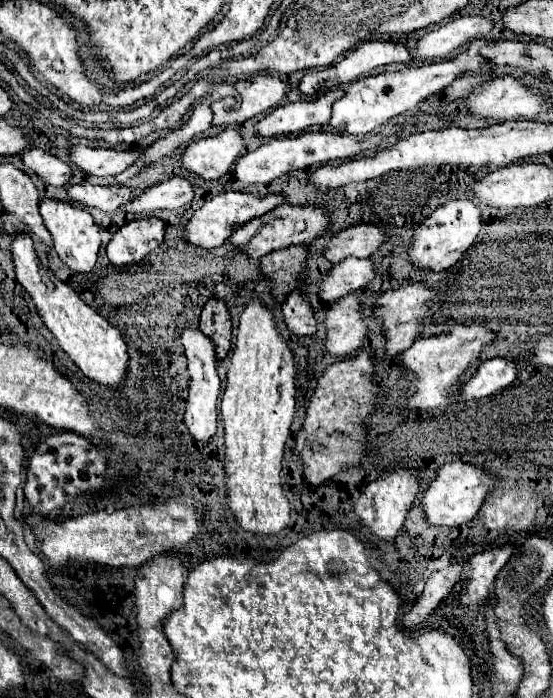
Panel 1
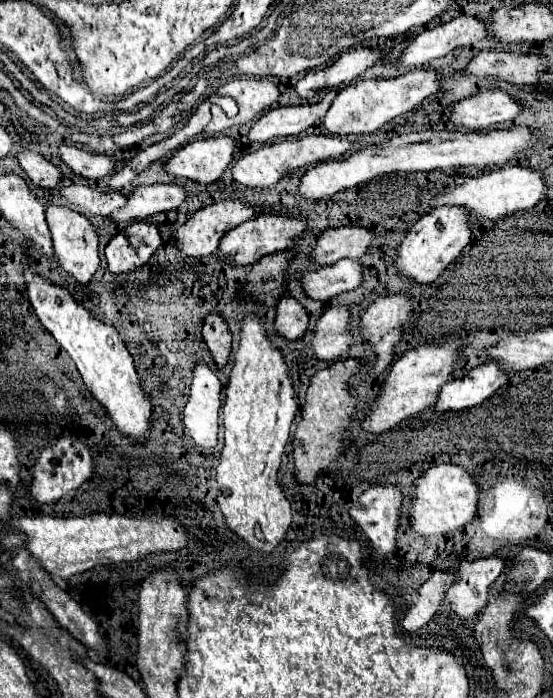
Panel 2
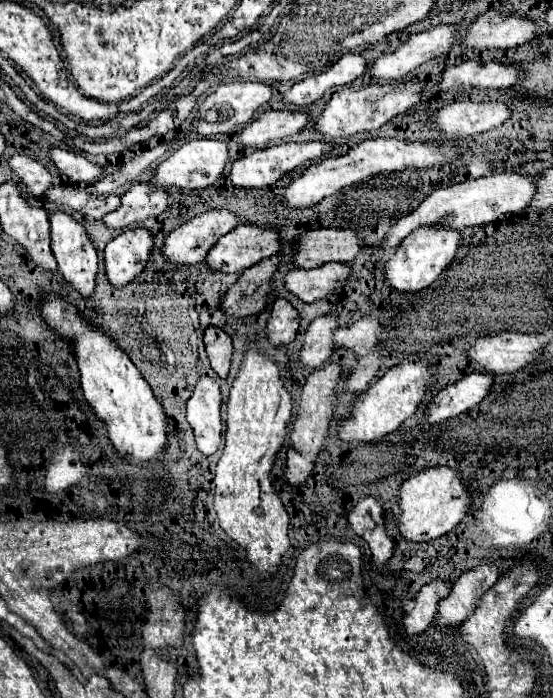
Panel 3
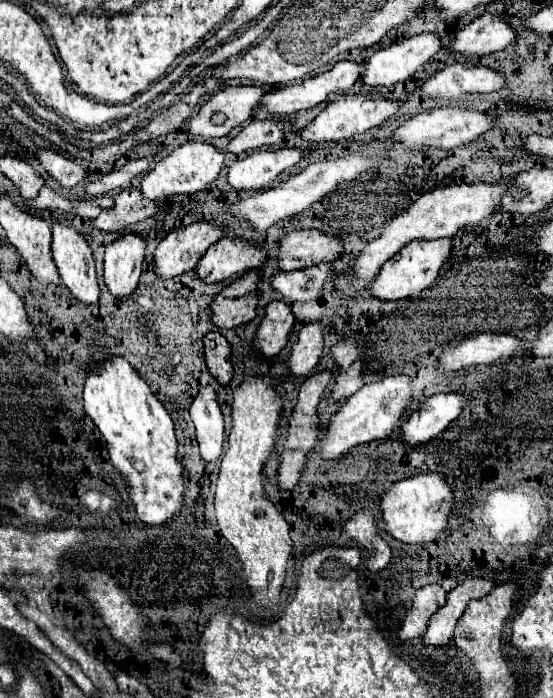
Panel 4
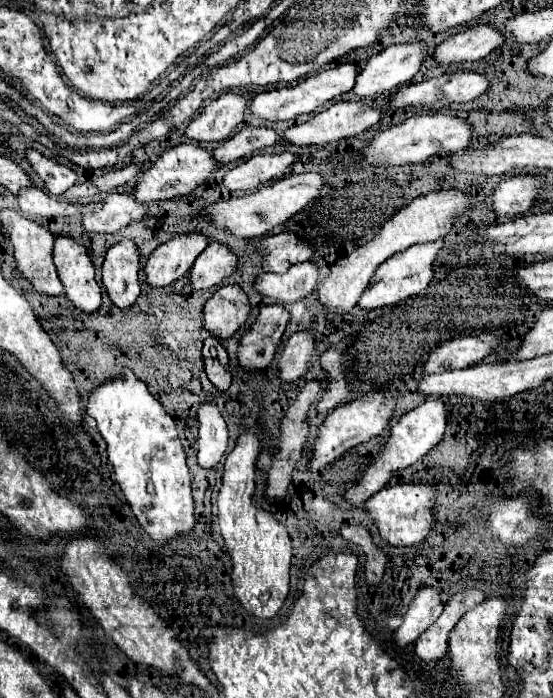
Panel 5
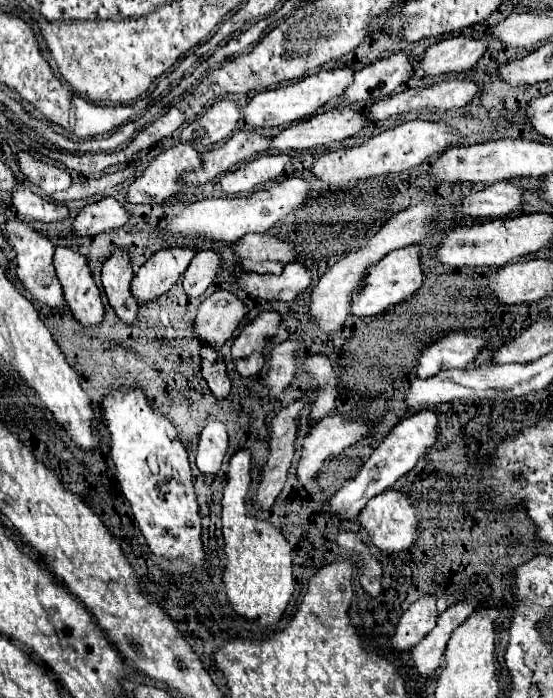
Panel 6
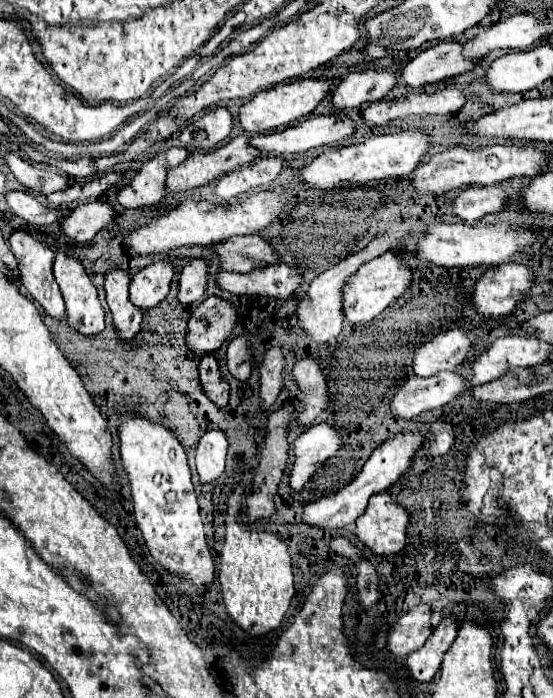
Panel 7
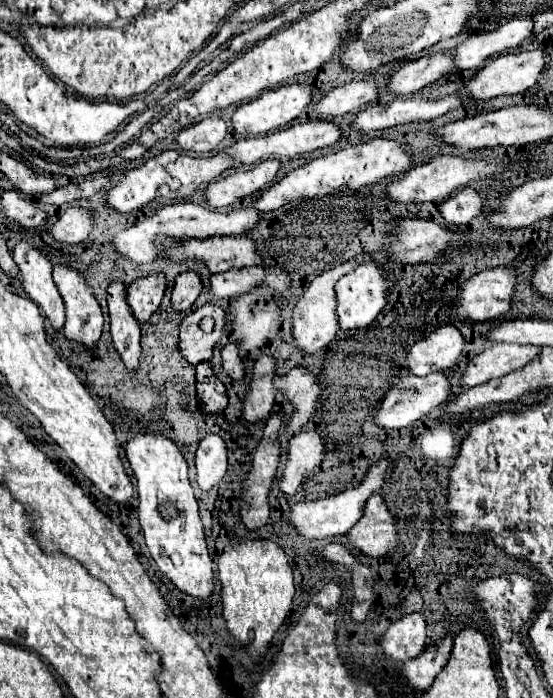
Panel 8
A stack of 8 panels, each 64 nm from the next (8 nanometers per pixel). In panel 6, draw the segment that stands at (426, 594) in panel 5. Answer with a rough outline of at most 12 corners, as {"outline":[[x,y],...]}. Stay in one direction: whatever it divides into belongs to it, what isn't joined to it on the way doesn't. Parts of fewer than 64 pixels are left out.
{"outline":[[420,598],[398,620],[392,648],[412,650],[436,626],[436,600]]}

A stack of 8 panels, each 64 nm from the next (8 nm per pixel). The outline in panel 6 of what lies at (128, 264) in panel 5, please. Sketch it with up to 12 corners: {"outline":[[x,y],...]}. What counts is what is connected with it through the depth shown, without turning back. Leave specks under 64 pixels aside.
{"outline":[[116,250],[102,268],[102,284],[116,316],[134,324],[138,302],[126,250]]}

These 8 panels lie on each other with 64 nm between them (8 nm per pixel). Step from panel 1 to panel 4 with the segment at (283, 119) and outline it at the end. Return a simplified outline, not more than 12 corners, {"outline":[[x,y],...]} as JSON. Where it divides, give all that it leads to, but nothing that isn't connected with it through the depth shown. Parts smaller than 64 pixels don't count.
{"outline":[[252,120],[226,152],[242,154],[282,140],[280,120]]}

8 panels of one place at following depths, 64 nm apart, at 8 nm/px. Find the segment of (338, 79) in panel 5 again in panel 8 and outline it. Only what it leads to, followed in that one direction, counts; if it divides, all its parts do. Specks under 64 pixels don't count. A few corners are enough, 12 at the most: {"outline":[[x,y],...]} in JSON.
{"outline":[[286,84],[238,106],[236,134],[264,136],[312,104],[312,86]]}

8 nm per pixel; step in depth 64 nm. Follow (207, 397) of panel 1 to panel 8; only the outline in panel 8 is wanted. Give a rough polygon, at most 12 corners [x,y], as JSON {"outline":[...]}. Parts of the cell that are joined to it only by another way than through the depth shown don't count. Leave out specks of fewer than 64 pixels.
{"outline":[[208,434],[196,450],[196,482],[208,492],[226,474],[226,444]]}

